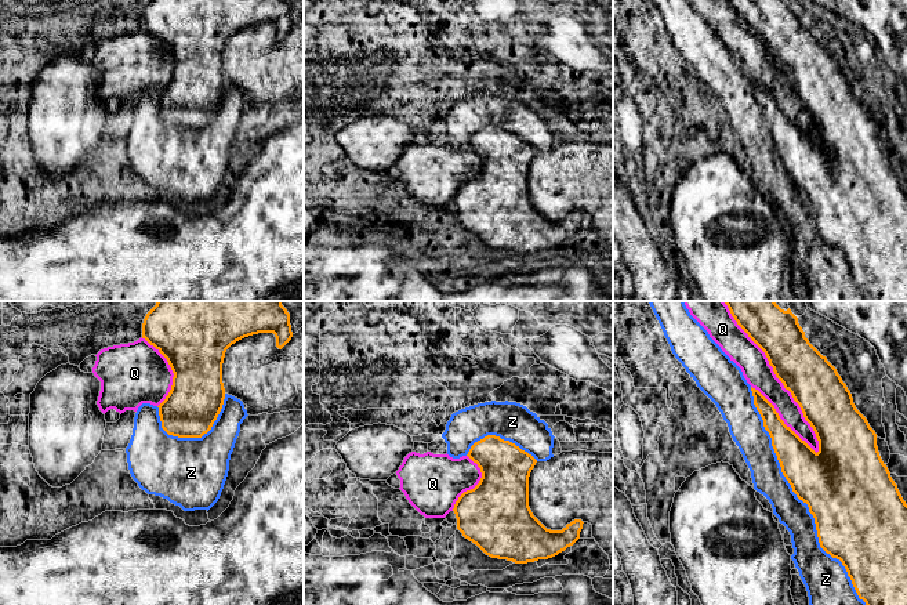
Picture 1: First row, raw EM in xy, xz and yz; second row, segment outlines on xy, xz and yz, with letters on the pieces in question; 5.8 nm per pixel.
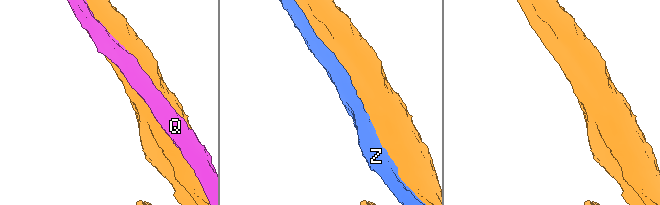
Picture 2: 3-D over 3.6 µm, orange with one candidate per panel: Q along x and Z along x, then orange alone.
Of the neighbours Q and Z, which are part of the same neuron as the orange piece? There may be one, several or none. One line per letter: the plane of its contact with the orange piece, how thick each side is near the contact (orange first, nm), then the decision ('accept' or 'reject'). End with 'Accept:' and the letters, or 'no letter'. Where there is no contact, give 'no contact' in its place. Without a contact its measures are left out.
Q: yz | 300/170 nm | reject
Z: yz | 480/180 nm | accept
Accept: Z

